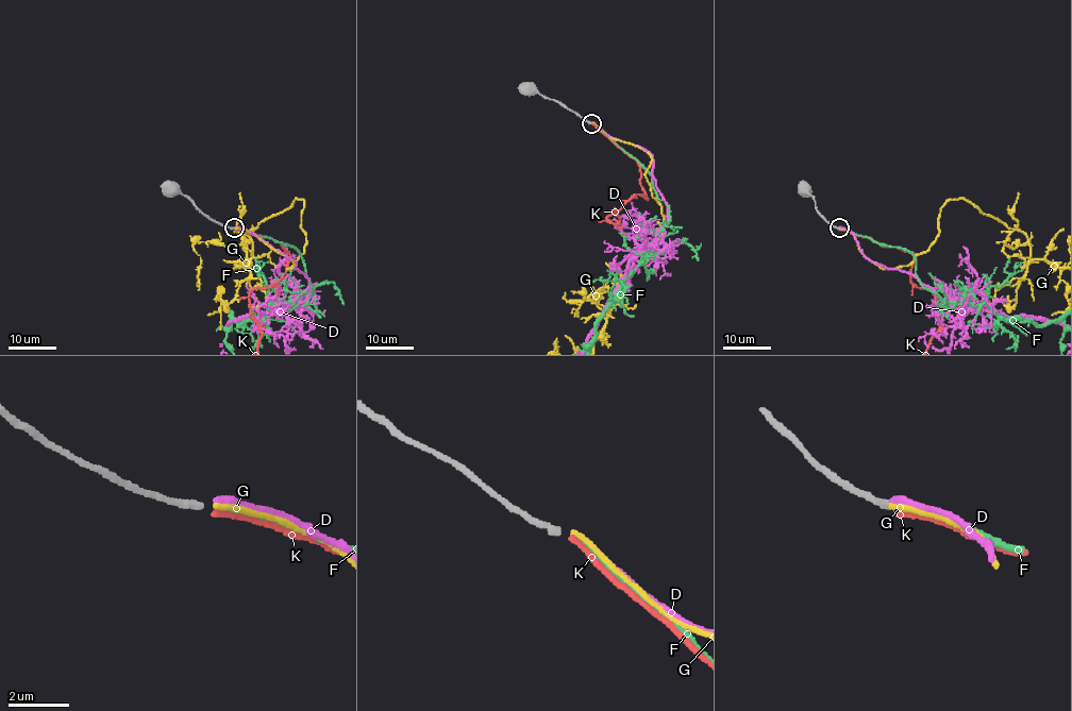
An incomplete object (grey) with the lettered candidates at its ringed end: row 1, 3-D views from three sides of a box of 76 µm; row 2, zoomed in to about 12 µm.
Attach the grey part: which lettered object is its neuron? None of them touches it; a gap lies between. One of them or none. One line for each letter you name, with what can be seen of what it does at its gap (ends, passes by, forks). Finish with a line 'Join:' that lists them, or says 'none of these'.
F: it ends
Join: F

